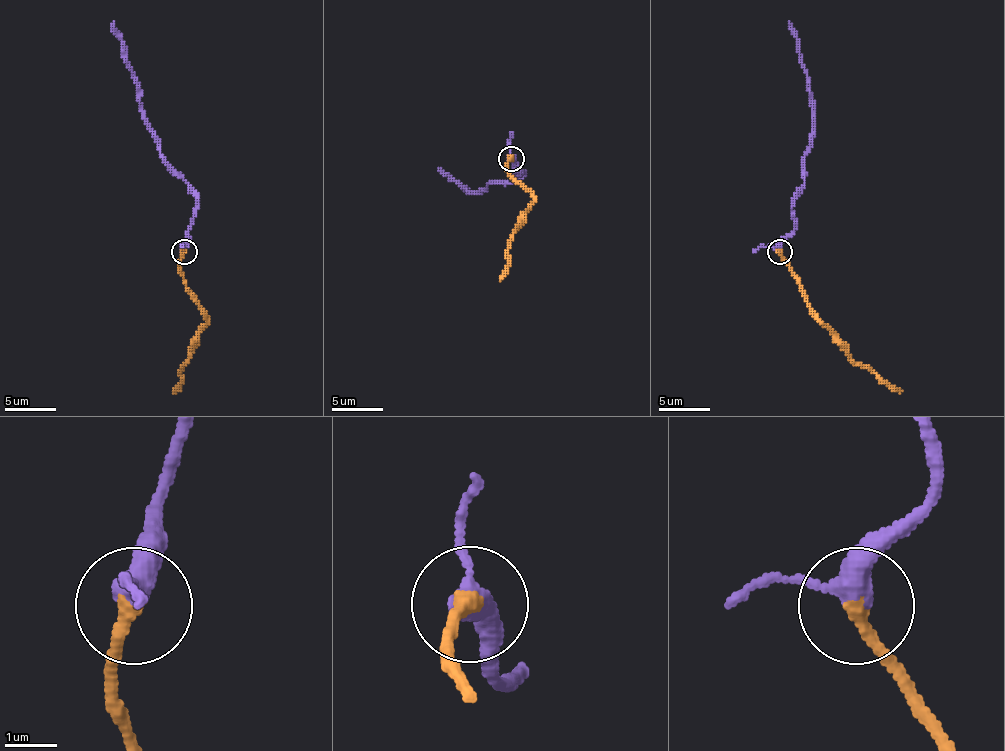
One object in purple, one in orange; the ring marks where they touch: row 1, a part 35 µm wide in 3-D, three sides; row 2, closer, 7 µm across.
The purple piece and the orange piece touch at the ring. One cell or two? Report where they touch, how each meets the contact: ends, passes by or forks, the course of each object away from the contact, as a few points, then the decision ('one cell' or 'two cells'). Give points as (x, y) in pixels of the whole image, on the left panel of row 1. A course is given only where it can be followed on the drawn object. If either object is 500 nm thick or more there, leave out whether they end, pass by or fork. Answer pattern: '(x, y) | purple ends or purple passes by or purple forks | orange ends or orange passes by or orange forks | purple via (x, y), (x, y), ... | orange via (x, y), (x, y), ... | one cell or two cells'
(184, 251) | purple passes by | orange ends | purple via (183, 252), (191, 229), (196, 190), (165, 160), (155, 131), (145, 116), (139, 83), (114, 21) | orange via (183, 252), (181, 275), (206, 324), (183, 362), (181, 383), (173, 391) | one cell

